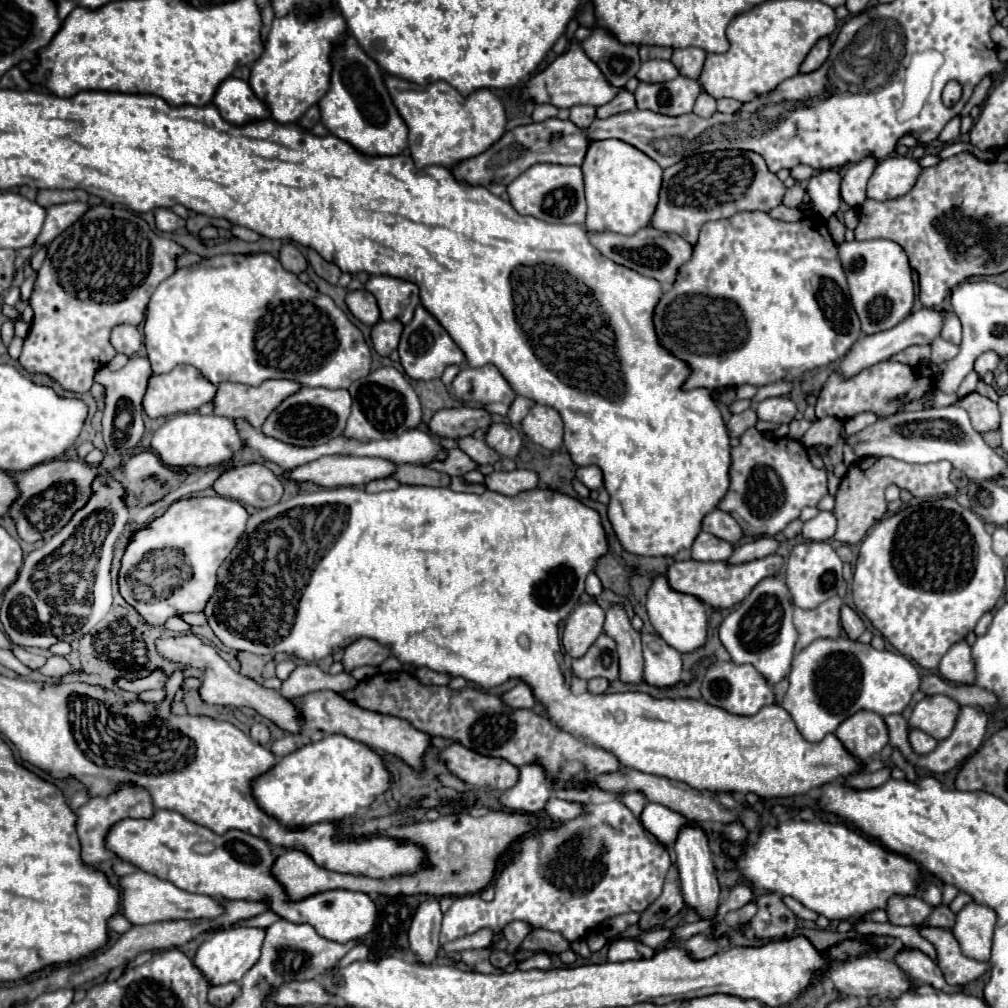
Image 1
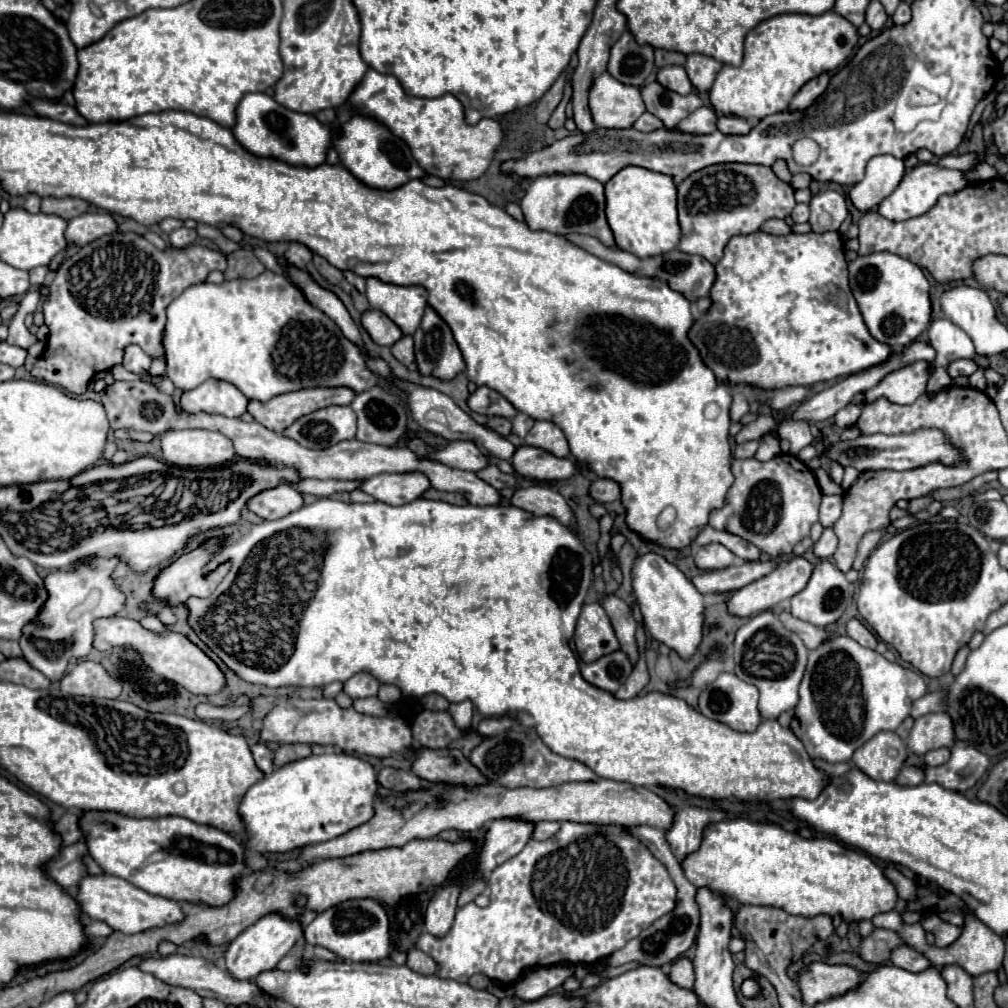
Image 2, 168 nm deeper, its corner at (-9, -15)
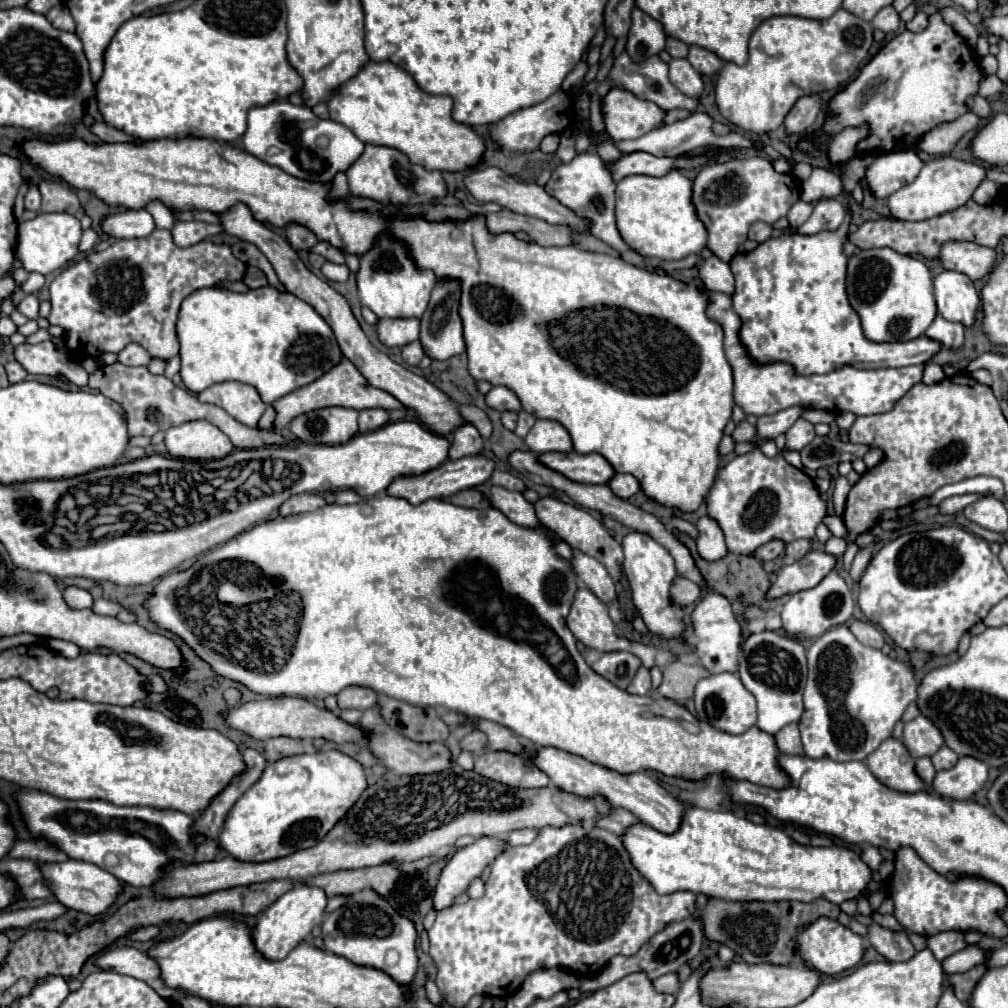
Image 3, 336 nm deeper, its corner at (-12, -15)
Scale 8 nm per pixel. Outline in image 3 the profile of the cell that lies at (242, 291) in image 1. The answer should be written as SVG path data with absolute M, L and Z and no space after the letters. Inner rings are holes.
M272 285L248 289L246 293L234 293L220 287L194 291L180 307L176 335L182 361L180 375L188 391L200 393L220 381L240 381L256 387L266 405L320 379L324 371L330 371L336 367L336 363L340 363L340 359L344 359L330 325L308 303L300 301L288 291L278 291Z

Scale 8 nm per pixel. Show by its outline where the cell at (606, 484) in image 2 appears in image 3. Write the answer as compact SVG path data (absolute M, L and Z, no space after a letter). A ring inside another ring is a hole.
M616 473L606 485L608 485L608 487L612 489L612 493L614 493L616 497L620 497L620 499L628 499L628 497L632 497L634 493L640 491L640 485L638 485L638 481L636 481L632 475L620 475L620 473Z

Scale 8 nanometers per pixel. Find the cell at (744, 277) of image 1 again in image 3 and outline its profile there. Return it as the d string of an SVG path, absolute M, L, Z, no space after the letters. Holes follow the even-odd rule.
M842 227L832 231L820 231L816 235L800 235L800 233L792 233L792 235L780 235L780 237L772 237L764 243L760 243L756 249L748 251L748 253L736 253L730 261L730 269L734 273L736 279L736 291L730 295L732 297L732 309L738 313L738 317L742 319L742 327L738 331L740 343L744 345L744 349L748 351L748 357L756 363L788 363L792 367L796 367L796 375L814 375L814 373L828 373L834 371L836 367L844 367L844 363L852 363L852 367L906 367L906 365L922 365L928 363L938 351L940 351L940 343L928 339L926 335L906 341L906 343L872 343L866 339L866 335L862 333L862 325L860 325L860 317L856 315L856 311L852 309L852 305L848 303L848 295L846 295L846 261L844 261L844 243L848 239L848 229L844 231Z

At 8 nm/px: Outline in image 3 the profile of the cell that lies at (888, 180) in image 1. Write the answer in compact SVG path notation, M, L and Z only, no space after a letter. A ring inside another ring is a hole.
M954 157L932 159L924 163L924 167L920 169L918 177L912 183L904 185L902 189L898 189L888 197L888 209L894 219L902 219L902 221L930 219L964 205L984 177L986 177L986 171L982 165L960 161Z

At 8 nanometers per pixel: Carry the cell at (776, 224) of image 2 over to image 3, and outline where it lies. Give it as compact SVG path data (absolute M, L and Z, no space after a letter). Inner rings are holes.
M754 223L752 227L750 227L750 233L748 233L748 237L752 239L752 241L758 241L758 243L762 243L762 241L766 241L766 239L770 239L770 235L772 235L772 231L774 231L774 227L772 225L768 225L768 223Z

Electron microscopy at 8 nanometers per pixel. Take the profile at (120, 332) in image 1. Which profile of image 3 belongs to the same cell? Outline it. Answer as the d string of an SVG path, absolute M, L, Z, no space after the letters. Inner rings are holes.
M130 343L126 349L122 349L118 353L118 361L124 363L124 365L144 365L146 367L152 361L152 357L138 343Z

